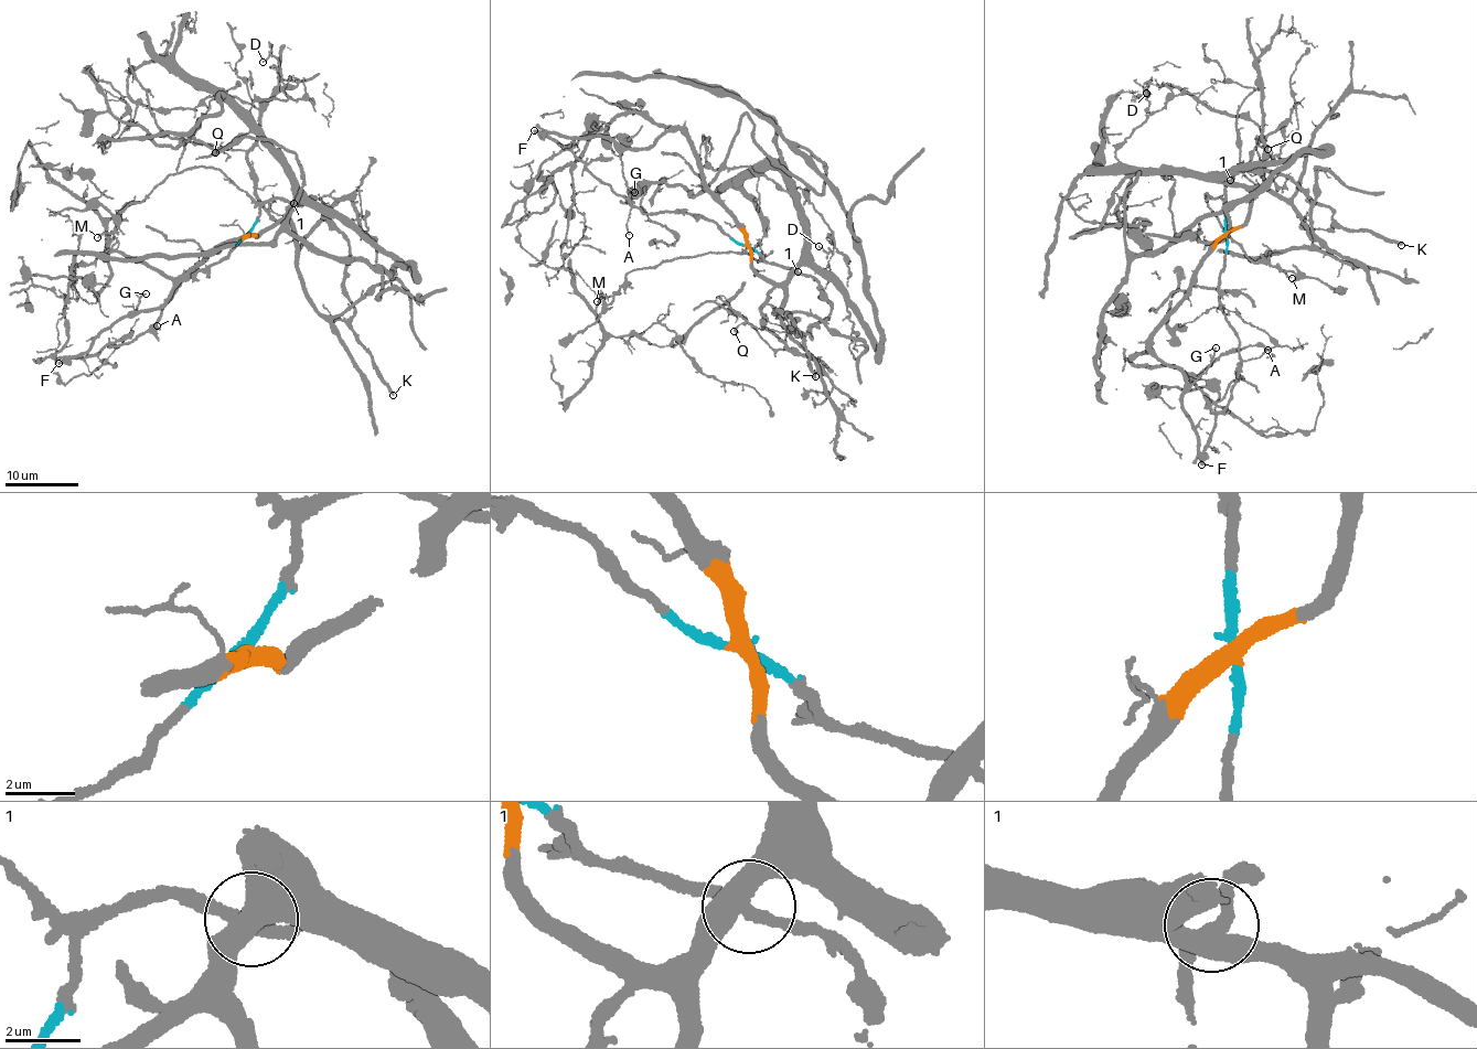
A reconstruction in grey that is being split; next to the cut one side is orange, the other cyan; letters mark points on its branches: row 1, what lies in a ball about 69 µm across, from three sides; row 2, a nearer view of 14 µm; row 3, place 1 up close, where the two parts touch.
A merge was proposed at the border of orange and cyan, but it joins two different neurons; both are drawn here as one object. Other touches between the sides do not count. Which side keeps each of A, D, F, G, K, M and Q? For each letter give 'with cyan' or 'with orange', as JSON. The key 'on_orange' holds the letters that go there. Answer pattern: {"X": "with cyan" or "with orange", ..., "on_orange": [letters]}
{"A": "with cyan", "D": "with orange", "F": "with cyan", "G": "with orange", "K": "with cyan", "M": "with cyan", "Q": "with orange", "on_orange": ["D", "G", "Q"]}

